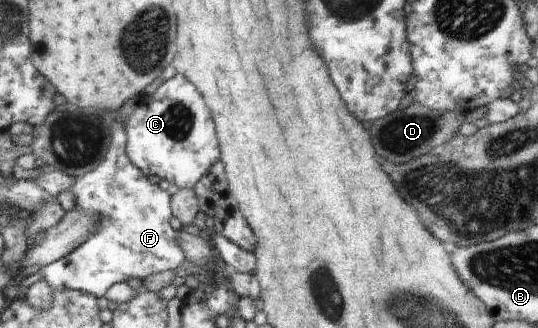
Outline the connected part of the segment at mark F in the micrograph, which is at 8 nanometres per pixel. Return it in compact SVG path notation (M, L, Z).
M120 118L110 124L110 140L110 148L98 168L76 177L69 188L76 200L75 209L96 216L98 228L94 236L68 256L40 268L43 279L54 290L75 290L101 297L116 283L173 271L184 262L177 230L170 225L171 196L160 185L152 184L127 158L126 134Z

